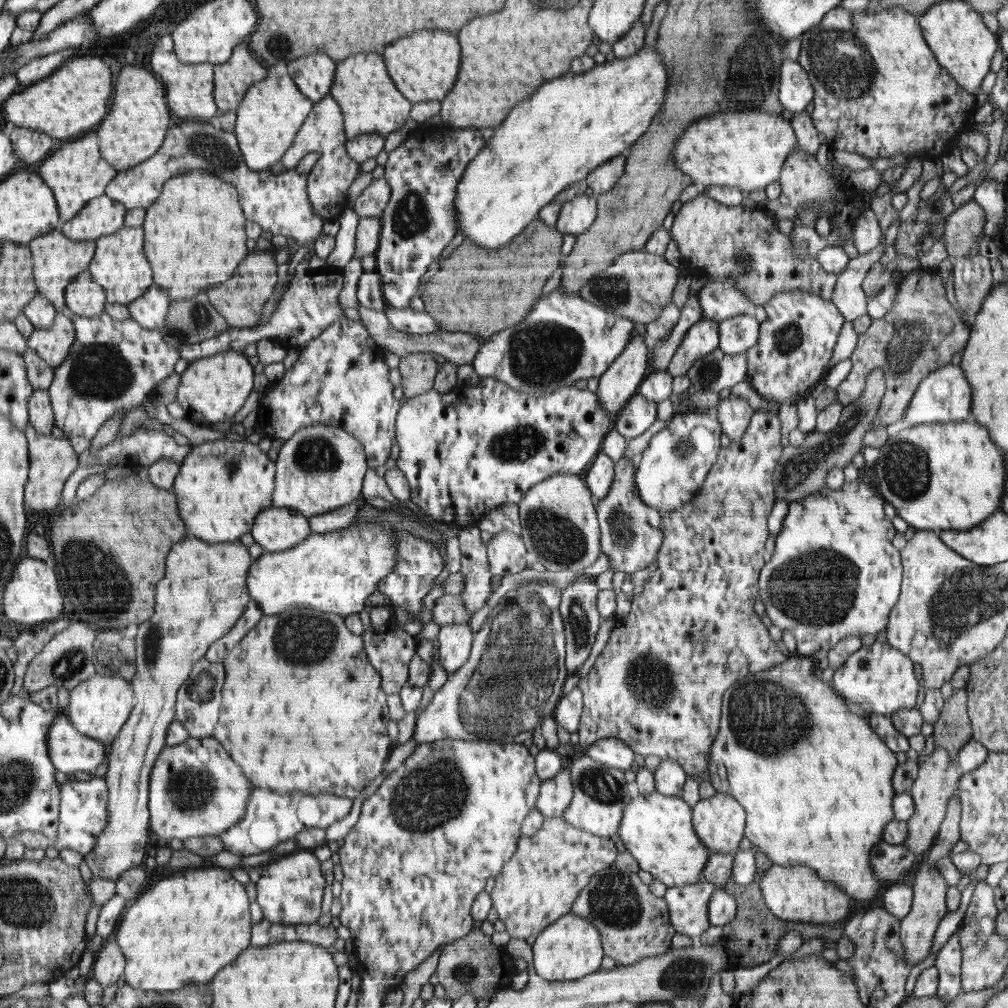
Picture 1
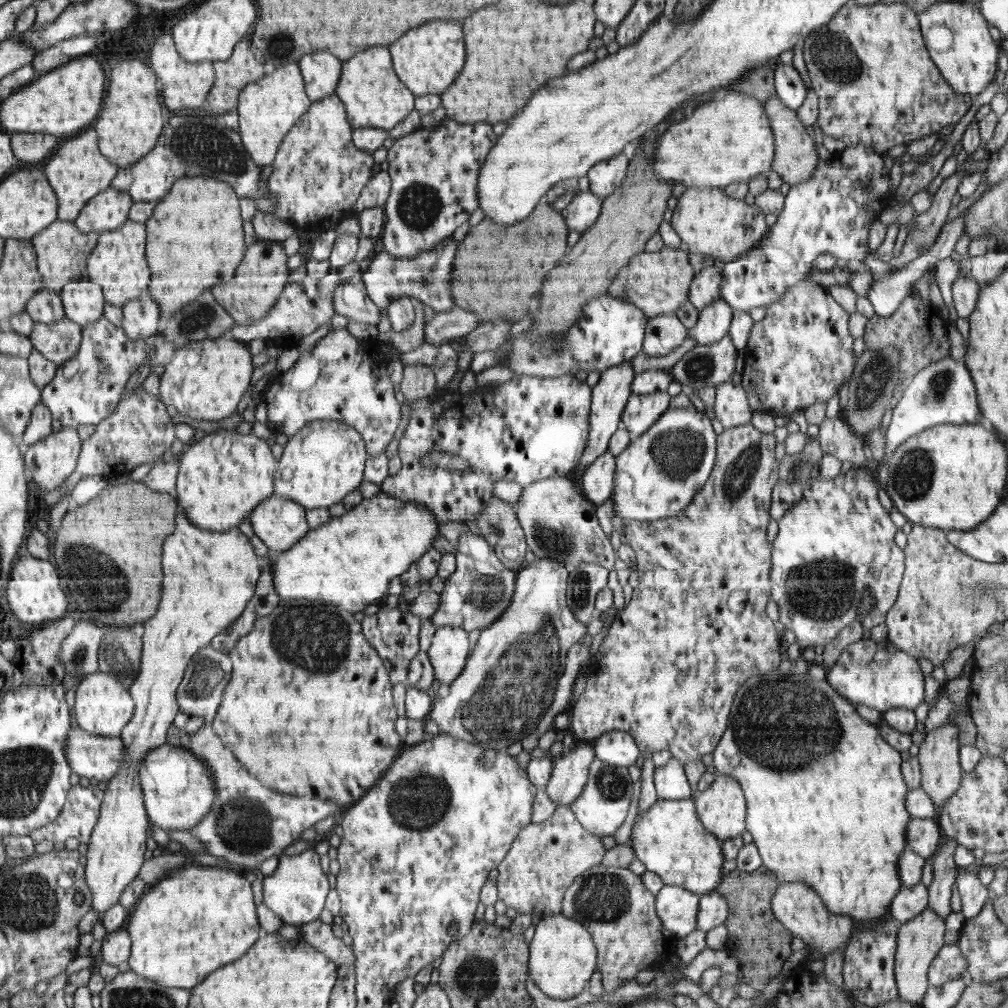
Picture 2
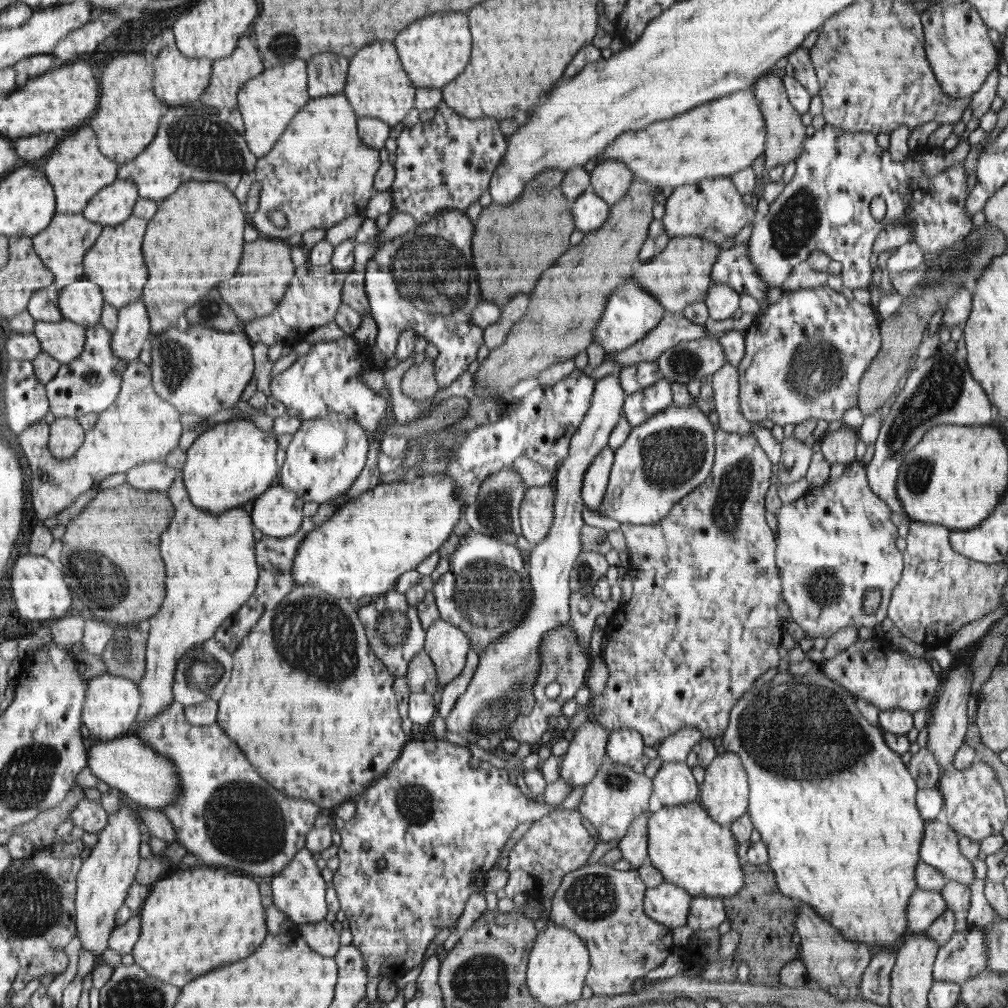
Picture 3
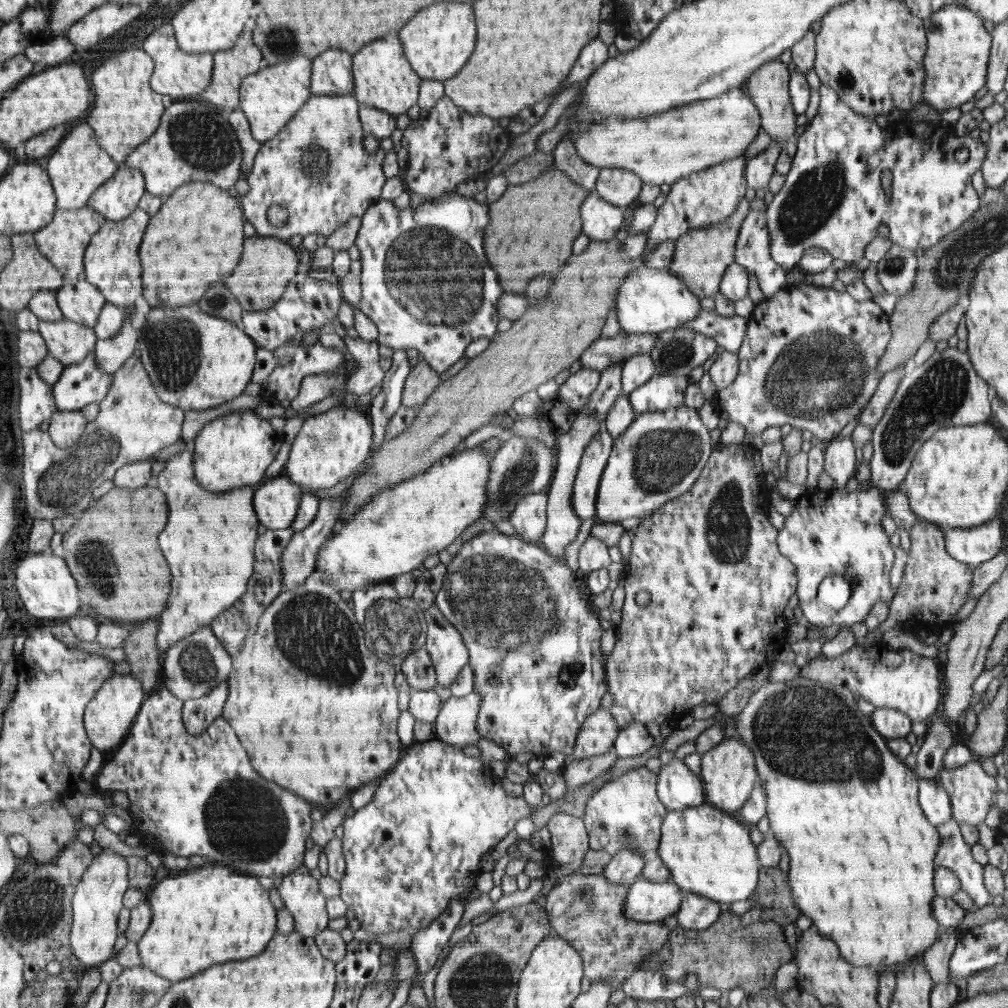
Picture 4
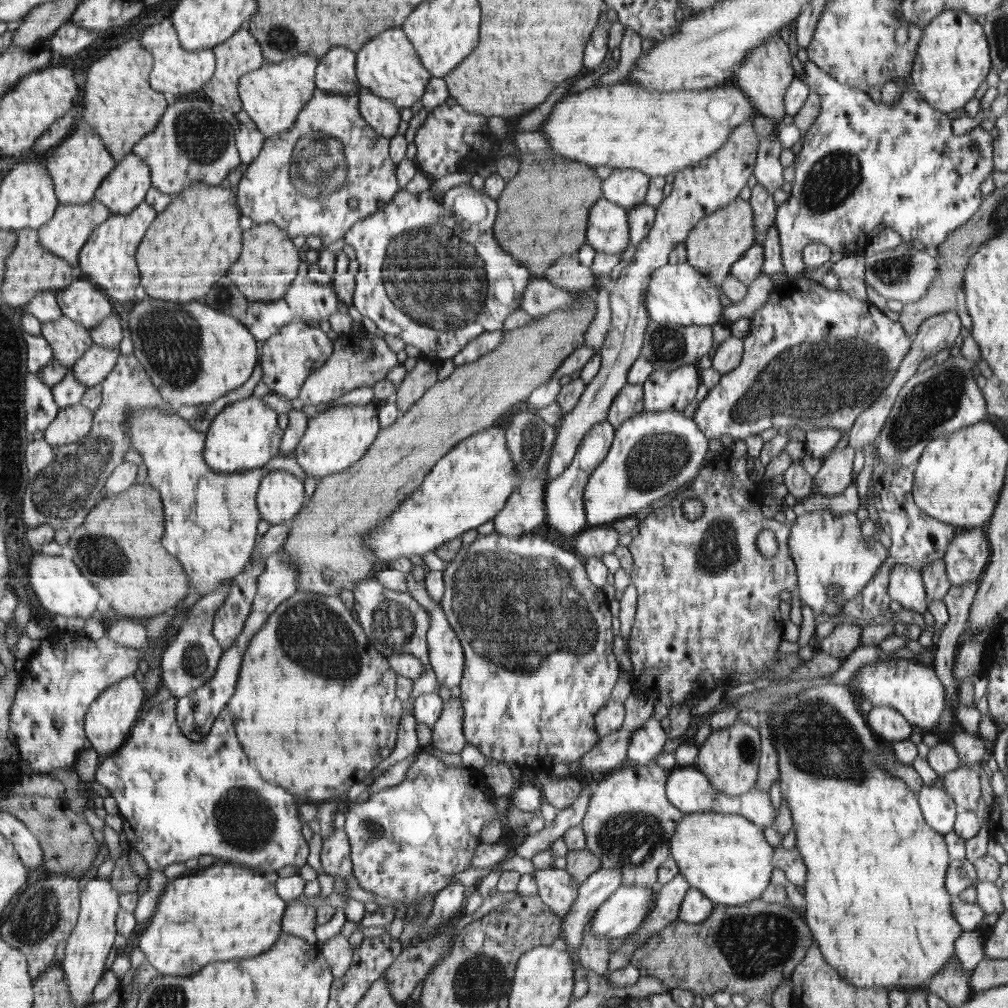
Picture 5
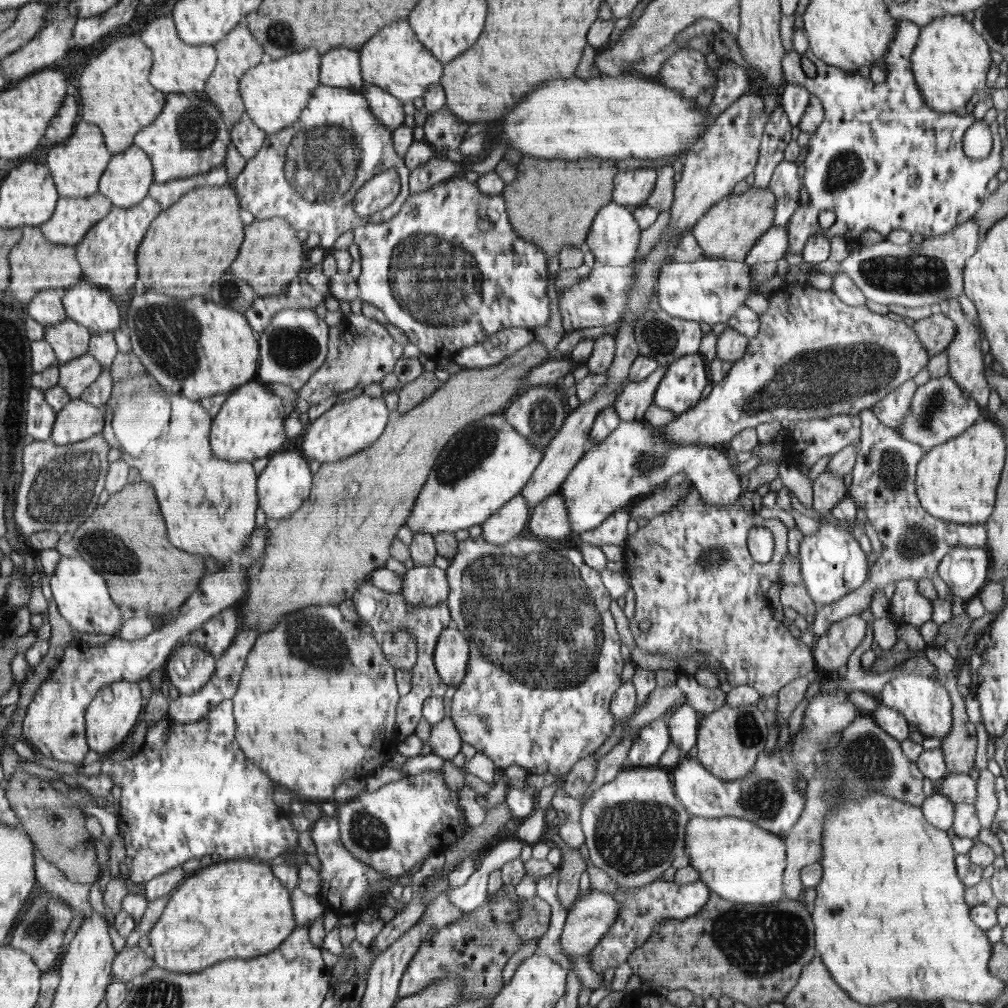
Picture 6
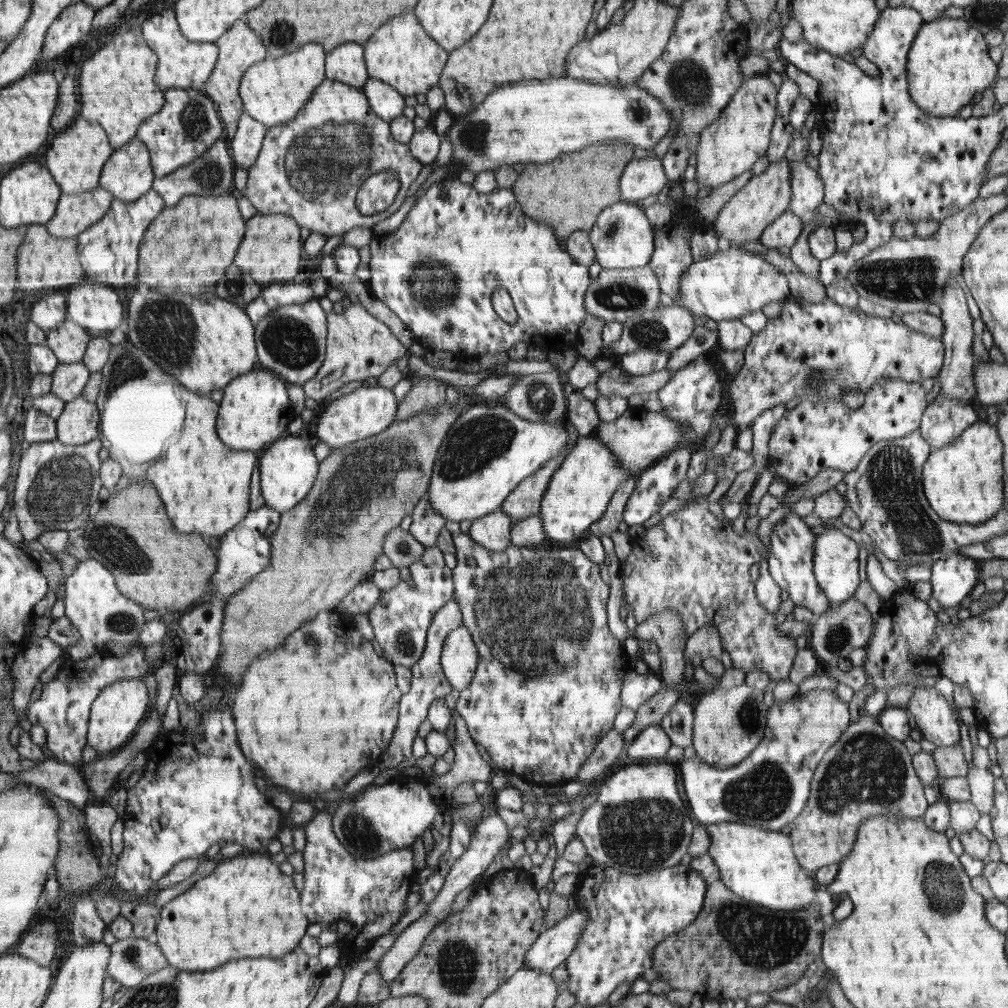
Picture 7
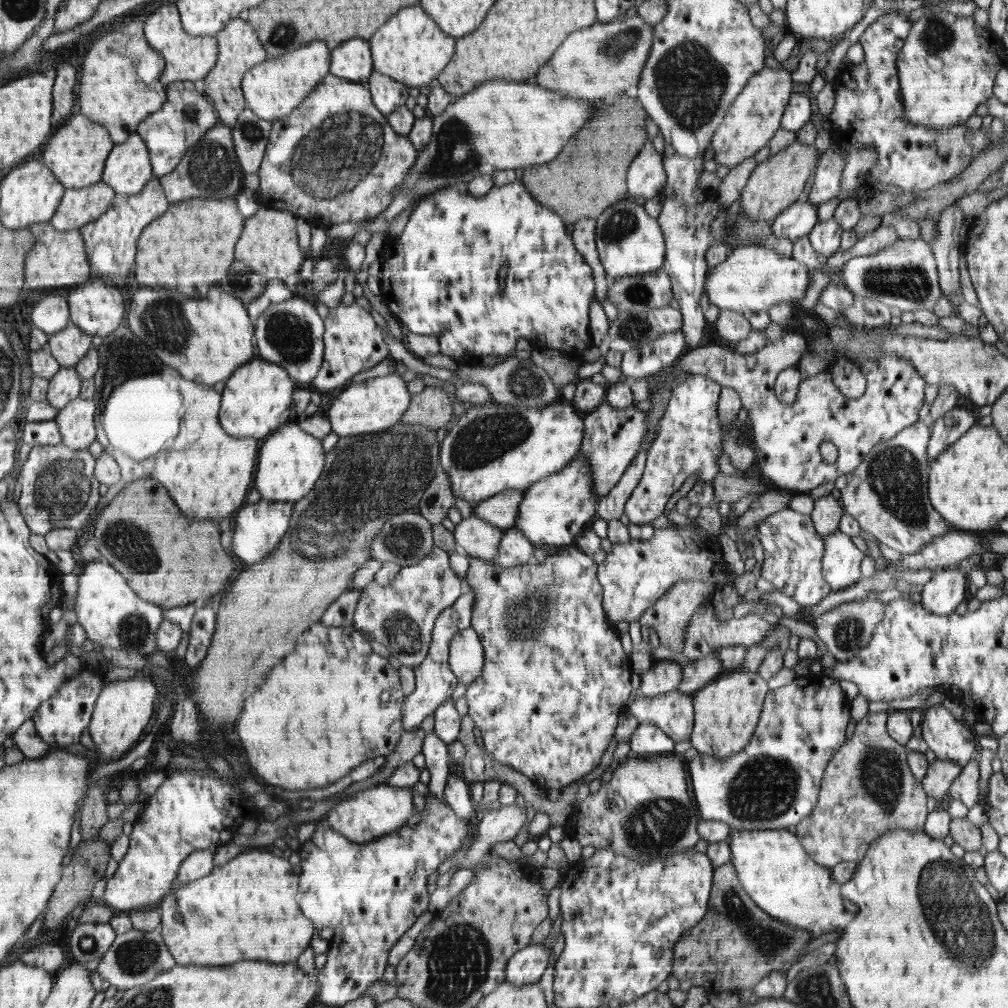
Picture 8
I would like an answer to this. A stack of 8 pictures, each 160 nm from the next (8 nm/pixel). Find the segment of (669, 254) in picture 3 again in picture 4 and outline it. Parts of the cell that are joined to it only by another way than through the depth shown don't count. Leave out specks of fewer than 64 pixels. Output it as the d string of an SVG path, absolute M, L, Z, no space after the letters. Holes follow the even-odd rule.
M743 199L737 211L724 222L692 229L675 241L674 260L670 264L671 271L683 280L688 290L700 299L712 297L720 290L723 274L734 261L736 241L741 224L749 213L749 200Z

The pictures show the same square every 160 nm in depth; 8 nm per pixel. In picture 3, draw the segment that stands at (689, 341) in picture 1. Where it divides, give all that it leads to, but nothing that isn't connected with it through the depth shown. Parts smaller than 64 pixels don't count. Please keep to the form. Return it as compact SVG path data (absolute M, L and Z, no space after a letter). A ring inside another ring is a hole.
M719 282L712 284L707 290L707 298L704 300L710 318L714 320L728 320L738 310L739 292L733 286Z

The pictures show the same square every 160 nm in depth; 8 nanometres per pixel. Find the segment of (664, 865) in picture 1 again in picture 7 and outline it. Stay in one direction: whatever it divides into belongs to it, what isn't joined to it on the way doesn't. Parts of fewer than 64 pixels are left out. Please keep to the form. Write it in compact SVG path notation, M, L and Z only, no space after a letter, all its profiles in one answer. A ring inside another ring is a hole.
M740 823L707 824L705 829L710 837L707 853L713 856L719 879L732 892L774 910L814 909L821 916L832 914L834 898L797 862L788 834Z

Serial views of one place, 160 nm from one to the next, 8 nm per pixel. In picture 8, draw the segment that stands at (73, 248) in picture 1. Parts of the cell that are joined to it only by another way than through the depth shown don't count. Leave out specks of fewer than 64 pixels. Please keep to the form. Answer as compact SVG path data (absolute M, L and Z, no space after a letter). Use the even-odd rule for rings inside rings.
M103 181L84 188L67 189L50 223L57 230L80 230L102 216L114 202L115 195L115 189Z

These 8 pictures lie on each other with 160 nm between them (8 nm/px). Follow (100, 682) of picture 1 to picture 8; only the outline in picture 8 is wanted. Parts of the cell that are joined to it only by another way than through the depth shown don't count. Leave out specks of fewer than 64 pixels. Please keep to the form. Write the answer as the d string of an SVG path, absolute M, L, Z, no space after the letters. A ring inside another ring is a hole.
M122 679L106 683L100 691L95 704L94 714L91 716L90 736L95 748L103 755L103 759L118 760L140 740L148 720L154 712L156 700L156 686L153 682L136 679Z

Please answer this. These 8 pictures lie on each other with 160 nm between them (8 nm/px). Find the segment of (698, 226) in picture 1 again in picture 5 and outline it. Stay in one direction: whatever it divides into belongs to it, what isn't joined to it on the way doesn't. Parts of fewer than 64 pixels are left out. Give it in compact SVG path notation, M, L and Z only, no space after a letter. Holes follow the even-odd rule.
M756 112L746 123L735 128L729 142L715 154L676 173L670 195L664 197L656 208L655 221L648 231L648 236L640 244L635 245L636 252L634 252L632 262L622 268L616 284L609 286L611 324L602 349L599 351L601 367L592 382L583 389L574 410L566 414L557 424L557 437L553 444L548 467L546 467L545 479L548 481L558 478L571 467L584 435L595 424L607 420L607 414L615 396L626 386L628 371L642 354L646 330L651 322L645 304L651 276L660 267L669 263L671 253L675 251L679 243L683 243L687 239L696 223L708 218L712 213L726 208L728 204L734 203L743 188L747 186L746 184L752 176L752 170L755 170L754 162L758 158L760 142L756 134L752 132L754 116L756 116Z

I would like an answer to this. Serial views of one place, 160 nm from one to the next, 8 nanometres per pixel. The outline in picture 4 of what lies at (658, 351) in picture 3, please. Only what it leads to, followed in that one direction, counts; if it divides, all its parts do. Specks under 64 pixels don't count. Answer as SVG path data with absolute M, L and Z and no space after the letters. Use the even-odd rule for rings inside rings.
M704 310L680 327L712 337L725 351L738 352L745 337L747 322L748 319L742 316L722 317L715 310ZM653 334L624 335L596 339L580 357L582 369L595 369L601 374L615 362L628 360L635 354L646 354L653 349L657 336Z

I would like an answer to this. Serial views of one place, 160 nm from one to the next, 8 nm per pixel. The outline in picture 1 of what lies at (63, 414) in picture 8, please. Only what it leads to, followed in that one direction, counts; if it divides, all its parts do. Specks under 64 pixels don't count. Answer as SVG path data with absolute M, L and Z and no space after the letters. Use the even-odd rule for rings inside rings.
M32 424L25 428L27 440L30 442L30 476L27 480L27 505L31 513L52 510L60 504L60 494L64 482L78 466L76 450L71 445L69 437L55 438L53 435L44 435L38 432Z

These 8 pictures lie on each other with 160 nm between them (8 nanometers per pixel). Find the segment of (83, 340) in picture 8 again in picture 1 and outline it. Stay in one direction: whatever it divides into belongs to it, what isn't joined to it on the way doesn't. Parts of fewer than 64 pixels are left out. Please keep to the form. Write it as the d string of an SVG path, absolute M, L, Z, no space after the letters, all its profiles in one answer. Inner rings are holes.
M69 313L56 315L50 328L34 328L27 338L27 348L55 369L67 360L75 342L75 325Z

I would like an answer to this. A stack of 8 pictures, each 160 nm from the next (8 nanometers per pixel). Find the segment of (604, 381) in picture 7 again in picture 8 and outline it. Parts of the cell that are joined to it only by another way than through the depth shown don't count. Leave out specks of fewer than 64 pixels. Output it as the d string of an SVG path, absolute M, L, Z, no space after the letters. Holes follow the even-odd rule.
M791 328L784 338L768 342L760 350L750 354L739 354L735 350L720 345L708 344L704 348L687 350L680 355L672 365L660 372L649 376L649 387L657 388L668 380L673 380L686 370L692 375L702 375L710 380L718 381L725 387L733 388L742 403L742 408L748 412L748 420L752 422L753 447L757 454L757 463L760 466L761 477L770 480L772 485L780 490L805 494L816 489L824 482L836 482L840 476L853 472L864 461L871 448L882 441L893 439L901 430L918 421L920 408L925 403L925 380L918 374L911 362L892 356L883 356L877 360L856 361L867 380L865 393L860 398L844 396L832 382L829 368L814 376L807 376L799 384L797 396L790 404L779 401L775 392L775 380L781 370L796 365L802 353L806 350L806 340L803 332ZM822 442L832 442L838 450L838 459L834 464L826 464L819 452Z

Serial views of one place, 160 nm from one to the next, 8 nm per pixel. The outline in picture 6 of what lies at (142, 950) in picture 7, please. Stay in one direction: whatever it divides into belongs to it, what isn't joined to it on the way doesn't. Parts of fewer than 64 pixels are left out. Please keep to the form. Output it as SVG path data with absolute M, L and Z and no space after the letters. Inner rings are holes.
M139 946L123 948L112 964L115 981L128 983L138 976L145 975L156 966L154 958L149 957Z

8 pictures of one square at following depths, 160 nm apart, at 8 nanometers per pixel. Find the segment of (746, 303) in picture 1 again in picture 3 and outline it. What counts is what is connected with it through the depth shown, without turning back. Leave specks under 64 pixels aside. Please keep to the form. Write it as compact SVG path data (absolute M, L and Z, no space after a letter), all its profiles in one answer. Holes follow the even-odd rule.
M826 123L824 127L816 131L814 135L807 137L803 142L799 158L795 160L796 171L793 179L789 183L785 184L782 194L778 196L772 204L769 204L768 214L764 217L757 217L750 239L747 242L748 257L750 257L750 261L752 261L751 264L755 264L757 274L761 276L762 280L765 280L765 283L769 288L776 288L776 286L782 287L784 280L790 276L790 272L792 272L798 264L807 260L812 252L823 251L831 260L838 261L842 264L841 279L843 280L843 285L846 286L846 288L850 288L852 291L857 288L868 289L871 276L873 275L873 269L869 266L869 258L873 254L872 248L875 237L881 230L890 229L894 221L898 222L901 225L901 228L911 232L913 238L911 238L910 241L916 243L919 246L918 248L920 248L920 250L922 250L922 252L927 256L940 254L940 252L950 249L953 244L964 240L964 237L973 229L971 219L972 214L967 214L967 210L965 210L965 198L967 197L968 191L966 186L966 170L964 169L964 163L962 162L952 165L952 167L945 169L944 173L934 175L934 178L926 177L926 175L924 175L922 163L920 163L923 156L921 153L925 149L927 150L927 148L923 146L921 149L910 150L903 161L894 162L890 159L889 150L881 149L878 143L876 143L876 135L872 132L844 132L841 128L834 128ZM876 196L882 196L886 203L886 214L883 219L879 221L874 219L872 212L870 211L870 204L872 204L872 200L874 200Z

